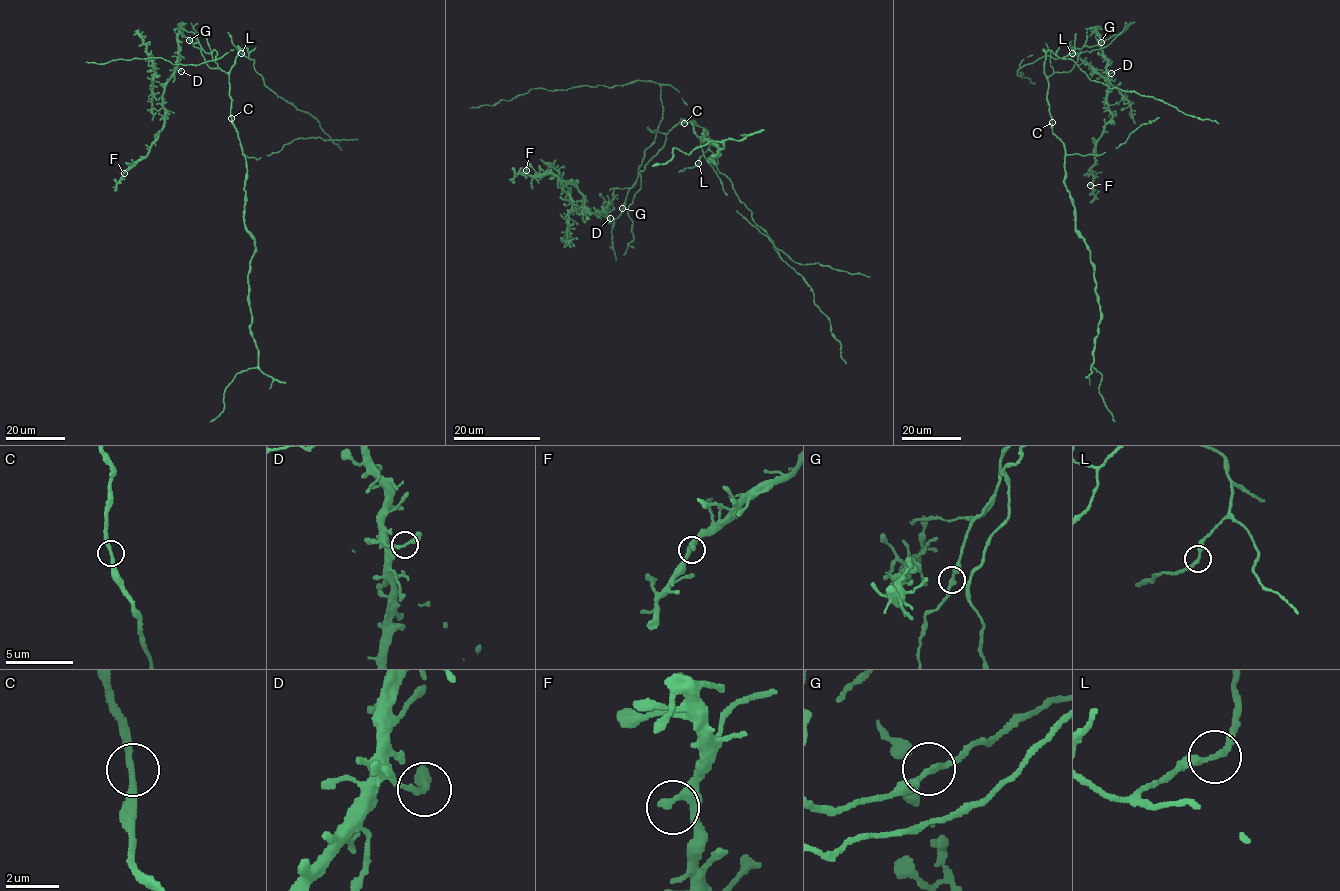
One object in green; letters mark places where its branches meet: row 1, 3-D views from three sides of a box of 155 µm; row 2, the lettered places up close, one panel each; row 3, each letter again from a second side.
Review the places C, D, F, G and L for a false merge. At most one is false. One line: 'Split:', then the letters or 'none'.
Split: none

